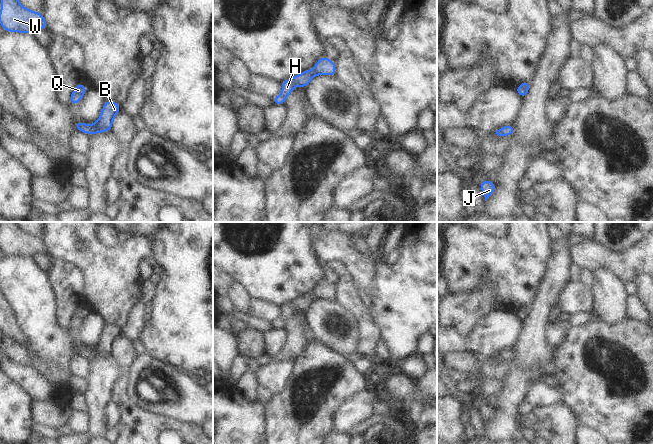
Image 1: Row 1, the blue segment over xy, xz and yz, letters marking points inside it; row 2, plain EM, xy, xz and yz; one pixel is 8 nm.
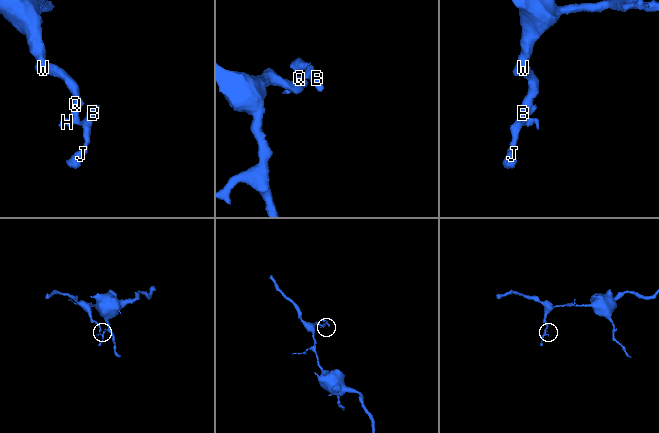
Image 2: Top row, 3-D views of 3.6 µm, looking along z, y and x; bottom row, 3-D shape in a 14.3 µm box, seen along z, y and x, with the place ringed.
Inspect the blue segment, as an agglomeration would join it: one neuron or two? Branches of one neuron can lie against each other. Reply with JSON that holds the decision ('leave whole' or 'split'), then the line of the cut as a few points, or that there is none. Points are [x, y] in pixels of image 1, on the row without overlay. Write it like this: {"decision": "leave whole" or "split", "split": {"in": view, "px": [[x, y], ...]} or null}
{"decision": "leave whole", "split": null}

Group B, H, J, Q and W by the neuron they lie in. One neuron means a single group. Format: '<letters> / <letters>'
B H J Q W

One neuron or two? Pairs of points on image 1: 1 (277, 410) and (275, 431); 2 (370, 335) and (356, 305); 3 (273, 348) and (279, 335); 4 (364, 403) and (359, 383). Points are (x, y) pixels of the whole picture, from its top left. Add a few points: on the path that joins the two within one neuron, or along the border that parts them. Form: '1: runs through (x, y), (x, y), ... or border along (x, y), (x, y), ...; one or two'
1: runs through (277, 415), (277, 426); one
2: runs through (369, 328), (362, 312); one
3: runs through (275, 345), (278, 338); one
4: border along (372, 388), (365, 389), (349, 397), (341, 404); two

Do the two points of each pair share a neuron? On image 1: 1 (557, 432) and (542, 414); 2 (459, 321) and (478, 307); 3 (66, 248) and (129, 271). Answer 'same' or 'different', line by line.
1: same
2: same
3: same

